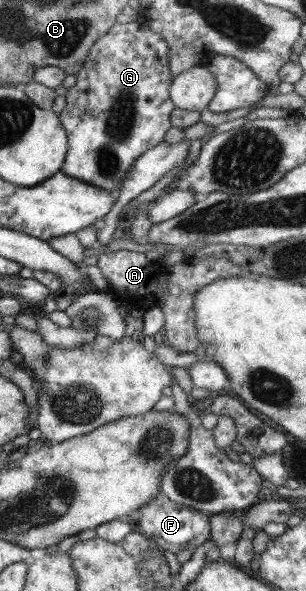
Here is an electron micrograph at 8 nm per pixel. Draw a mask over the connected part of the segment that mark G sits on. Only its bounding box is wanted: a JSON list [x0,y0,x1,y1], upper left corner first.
[59,21,176,196]

